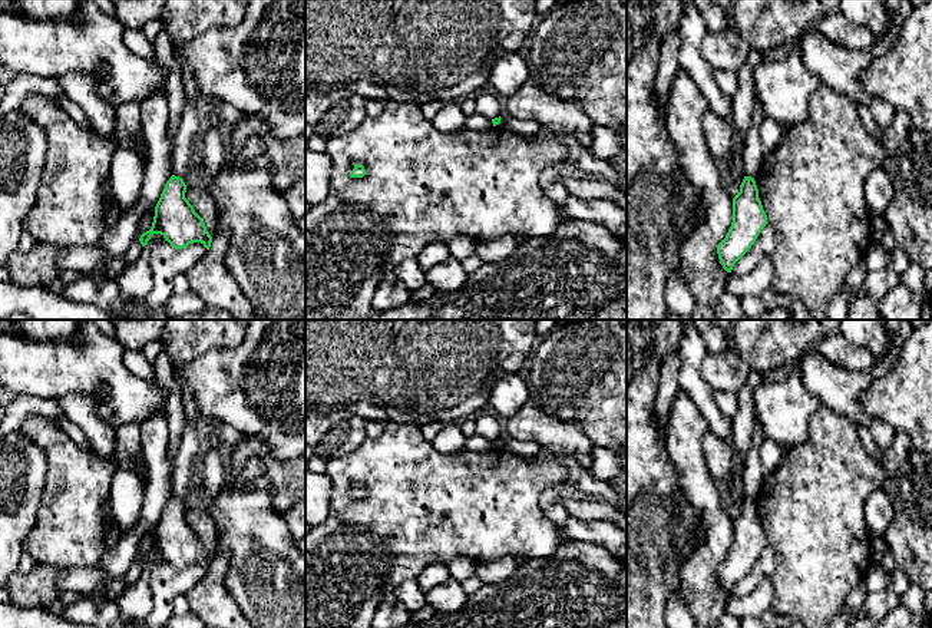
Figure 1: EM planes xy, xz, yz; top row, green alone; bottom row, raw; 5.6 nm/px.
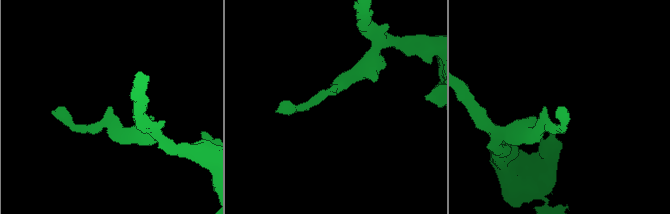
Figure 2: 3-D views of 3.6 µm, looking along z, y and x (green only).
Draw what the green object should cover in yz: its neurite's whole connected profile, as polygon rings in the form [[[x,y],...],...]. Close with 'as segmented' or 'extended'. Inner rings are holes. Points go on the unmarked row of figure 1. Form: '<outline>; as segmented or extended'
[[[744,498],[740,513],[733,519],[731,548],[717,568],[720,585],[727,594],[731,594],[734,585],[751,569],[766,546],[767,536],[756,502]]]; as segmented

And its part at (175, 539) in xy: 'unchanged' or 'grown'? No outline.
unchanged

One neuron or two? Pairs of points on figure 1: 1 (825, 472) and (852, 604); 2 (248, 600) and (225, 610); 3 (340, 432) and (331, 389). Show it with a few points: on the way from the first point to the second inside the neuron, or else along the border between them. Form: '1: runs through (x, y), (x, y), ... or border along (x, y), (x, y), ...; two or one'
1: border along (862, 581), (852, 590), (845, 604), (836, 612); two
2: border along (225, 574), (225, 590), (243, 612); two
3: border along (320, 412), (353, 412), (366, 419); two

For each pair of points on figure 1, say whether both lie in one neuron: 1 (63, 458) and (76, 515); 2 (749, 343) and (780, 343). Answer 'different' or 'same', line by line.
1: same
2: same

